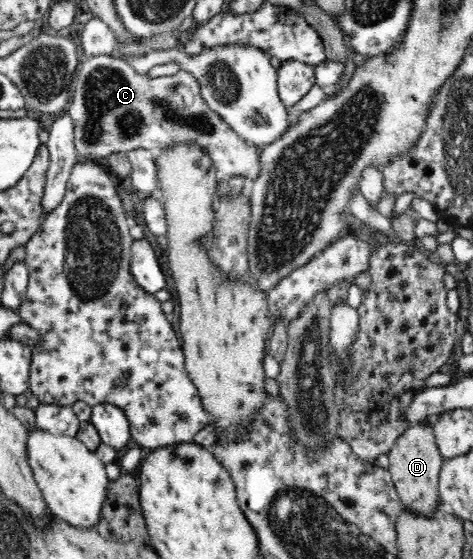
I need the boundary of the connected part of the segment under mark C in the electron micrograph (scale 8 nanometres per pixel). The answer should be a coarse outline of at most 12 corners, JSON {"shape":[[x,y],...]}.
{"shape":[[89,56],[73,98],[75,165],[198,143],[251,183],[261,153],[183,70],[146,78]]}

